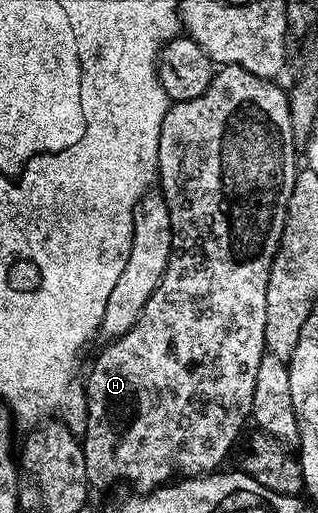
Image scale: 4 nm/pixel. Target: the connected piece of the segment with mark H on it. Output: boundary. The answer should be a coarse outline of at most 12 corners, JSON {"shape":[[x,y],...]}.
{"shape":[[172,103],[159,288],[84,383],[90,487],[214,473],[253,413],[298,139]]}

